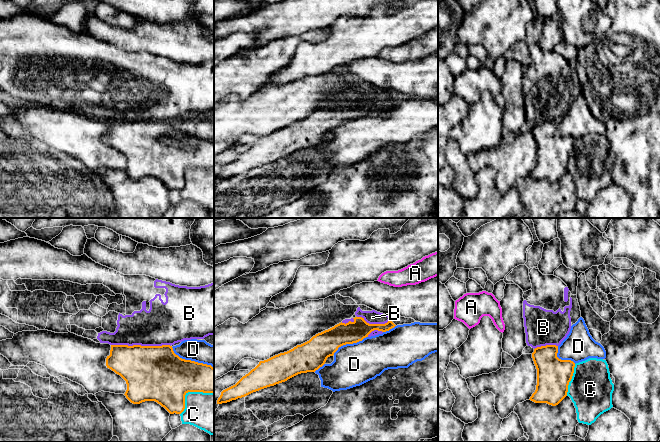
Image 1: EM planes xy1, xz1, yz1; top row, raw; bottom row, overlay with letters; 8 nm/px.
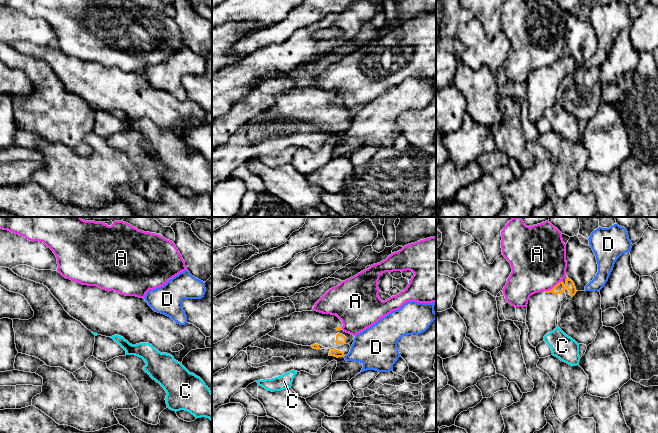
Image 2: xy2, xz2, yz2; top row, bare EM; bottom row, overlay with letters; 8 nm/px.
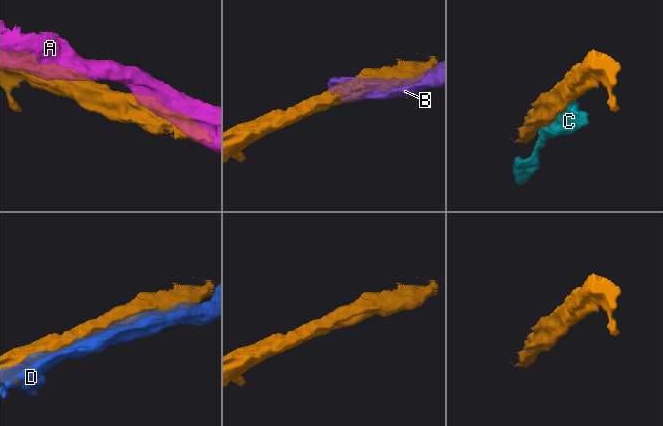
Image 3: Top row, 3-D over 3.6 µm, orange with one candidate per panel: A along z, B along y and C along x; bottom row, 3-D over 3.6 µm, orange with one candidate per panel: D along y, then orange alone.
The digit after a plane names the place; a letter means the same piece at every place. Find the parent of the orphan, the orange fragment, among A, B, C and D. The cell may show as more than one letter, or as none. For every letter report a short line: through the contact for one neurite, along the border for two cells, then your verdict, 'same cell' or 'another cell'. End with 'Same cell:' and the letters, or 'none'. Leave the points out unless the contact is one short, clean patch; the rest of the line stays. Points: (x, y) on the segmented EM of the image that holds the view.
A: another cell
B: line xy1 (111, 344), (170, 346); another cell
C: another cell
D: another cell
Same cell: none

